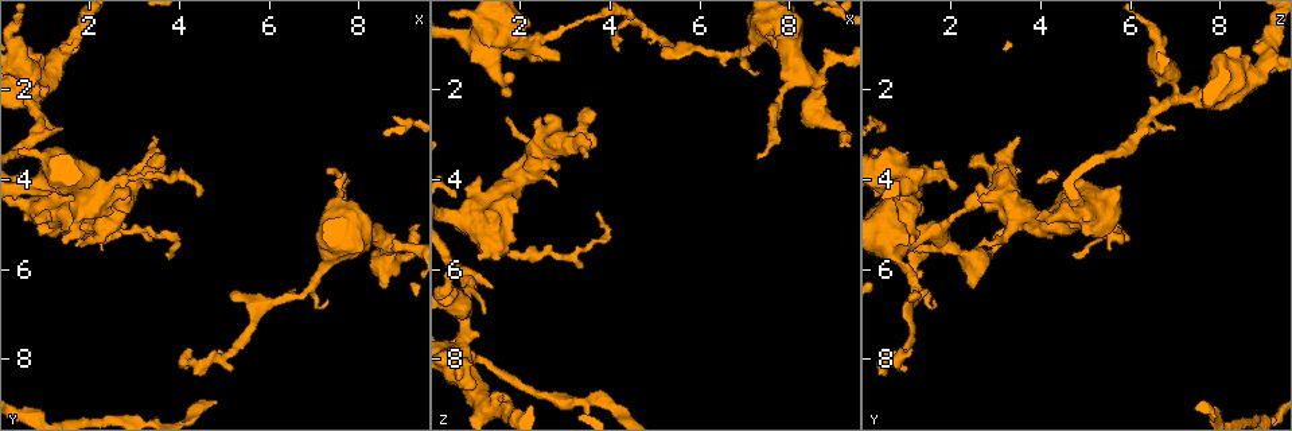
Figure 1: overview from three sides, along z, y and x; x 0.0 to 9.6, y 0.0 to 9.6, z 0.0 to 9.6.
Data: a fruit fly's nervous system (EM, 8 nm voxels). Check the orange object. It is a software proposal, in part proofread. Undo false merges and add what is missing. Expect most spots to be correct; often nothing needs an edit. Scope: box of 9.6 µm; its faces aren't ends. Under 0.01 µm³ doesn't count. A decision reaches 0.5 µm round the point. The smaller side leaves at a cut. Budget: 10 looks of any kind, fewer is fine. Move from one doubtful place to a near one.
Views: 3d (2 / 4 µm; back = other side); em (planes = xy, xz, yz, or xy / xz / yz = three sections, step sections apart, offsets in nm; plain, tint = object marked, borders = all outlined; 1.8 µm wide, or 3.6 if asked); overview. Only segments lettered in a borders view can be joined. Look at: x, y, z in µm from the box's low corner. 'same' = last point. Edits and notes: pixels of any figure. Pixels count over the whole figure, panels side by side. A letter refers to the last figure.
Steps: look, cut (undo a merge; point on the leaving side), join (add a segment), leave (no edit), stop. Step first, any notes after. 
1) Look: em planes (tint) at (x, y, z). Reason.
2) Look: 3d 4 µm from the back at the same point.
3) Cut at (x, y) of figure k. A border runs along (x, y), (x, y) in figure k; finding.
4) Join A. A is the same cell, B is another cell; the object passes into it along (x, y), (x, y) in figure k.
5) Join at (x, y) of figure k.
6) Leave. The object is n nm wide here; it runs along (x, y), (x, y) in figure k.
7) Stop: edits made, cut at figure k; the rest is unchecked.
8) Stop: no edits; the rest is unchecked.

Look: 3d 4 µm at (7.25, 3.80, 3.50). An open end.

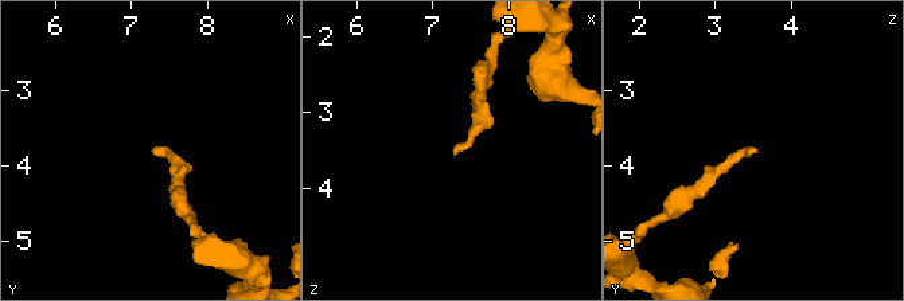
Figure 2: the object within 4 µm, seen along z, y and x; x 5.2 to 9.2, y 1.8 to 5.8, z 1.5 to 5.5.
Look: em planes (borders) at (7.25, 3.80, 3.55). Shape alone is not enough.

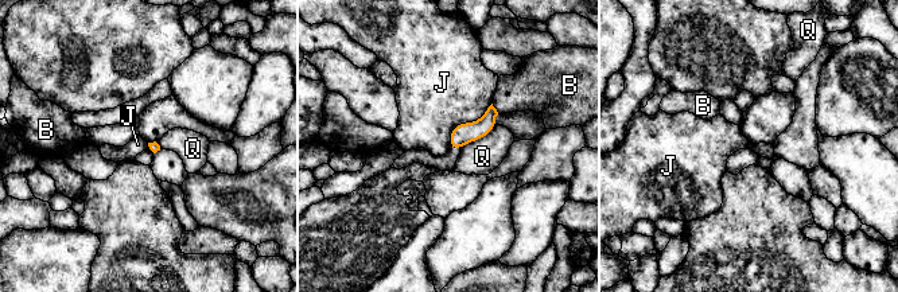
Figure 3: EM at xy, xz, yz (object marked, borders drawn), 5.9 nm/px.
Leave. B, J and Q are other cells; a border runs along (492, 104), (448, 146) in figure 3; none of them fits.

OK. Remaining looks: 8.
Look: 3d 4 µm at (3.25, 3.75, 3.10). Sharp bend.

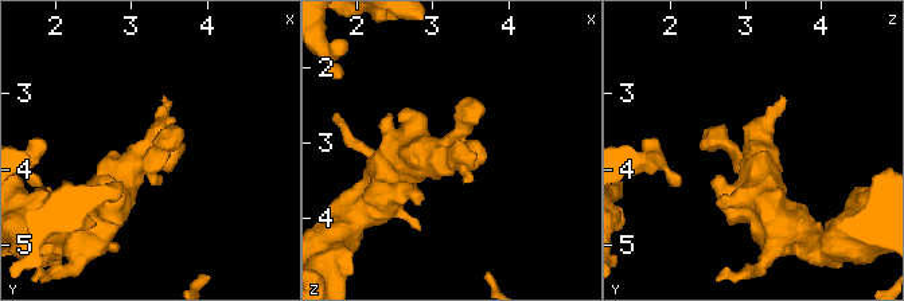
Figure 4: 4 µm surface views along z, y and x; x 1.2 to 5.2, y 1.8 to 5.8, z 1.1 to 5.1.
Look: em planes (tint) at (3.30, 3.75, 3.15).

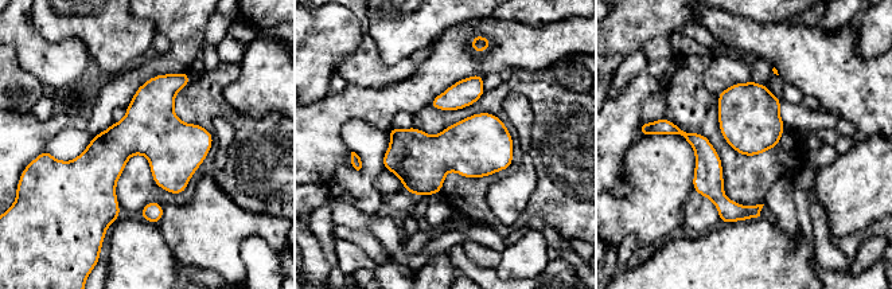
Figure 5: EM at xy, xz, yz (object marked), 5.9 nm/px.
Look: em planes (borders) at the same point.

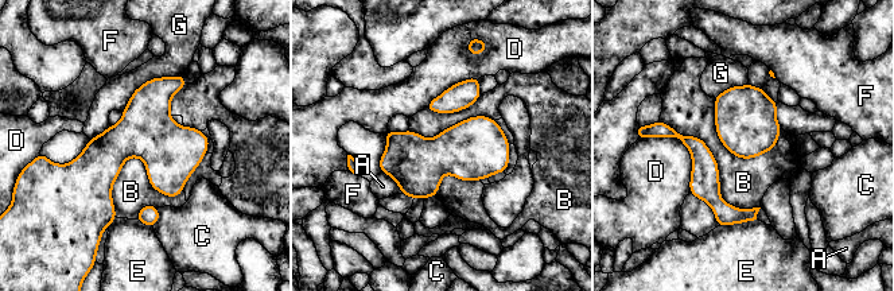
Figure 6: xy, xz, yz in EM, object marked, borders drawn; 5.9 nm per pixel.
Leave. A, B, C, D, E, F and G are other cells; a border runs along (660, 119), (760, 208) in figure 6; one neuron here.

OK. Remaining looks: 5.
Look: em planes (tint) at (2.50, 4.75, 1.35). Branch stops here.

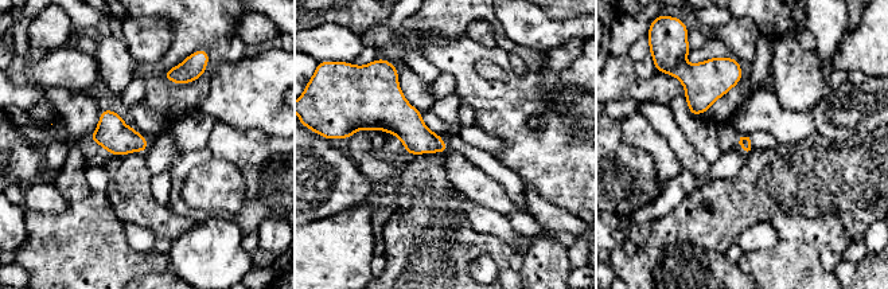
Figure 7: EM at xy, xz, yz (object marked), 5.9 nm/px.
Look: em planes (borders) at the same point.

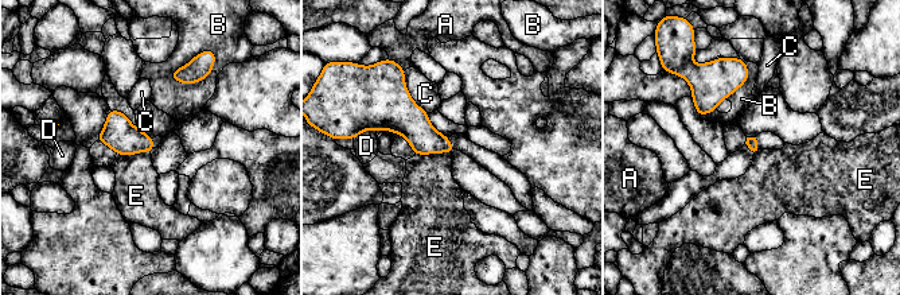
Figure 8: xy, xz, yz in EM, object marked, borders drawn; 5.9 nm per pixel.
Leave. A, B, C, D and E are other cells; a border runs along (451, 152), (417, 154), (415, 156) in figure 8; none of them fits.

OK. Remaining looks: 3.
Look: 3d 4 µm from the back at (1.05, 4.90, 3.85). Thick end.

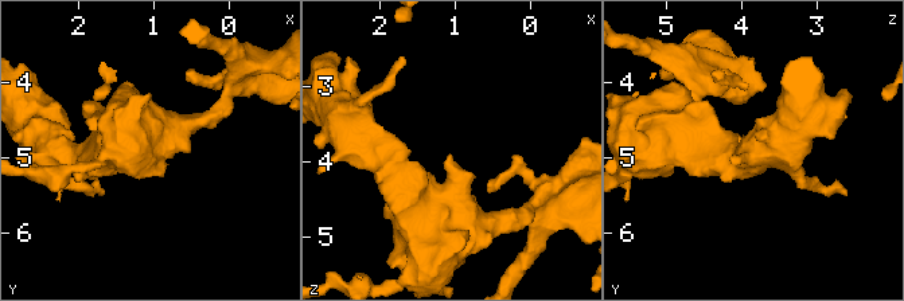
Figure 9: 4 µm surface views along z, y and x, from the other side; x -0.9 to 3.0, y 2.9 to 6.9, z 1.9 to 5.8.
Look: em xy step 16 (borders) at the same point.

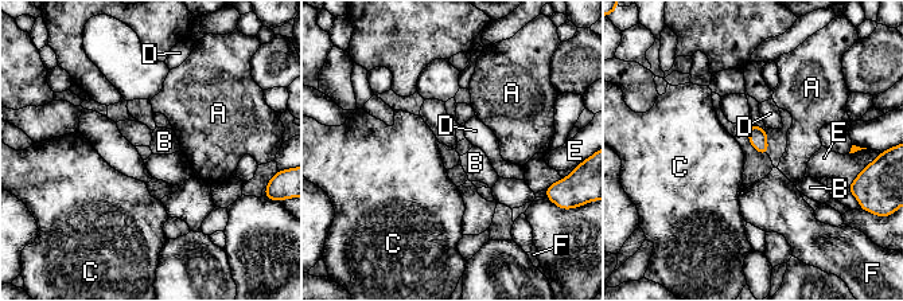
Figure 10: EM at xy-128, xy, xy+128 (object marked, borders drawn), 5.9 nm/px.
Look: em yz step 16 (borders) at the same point.

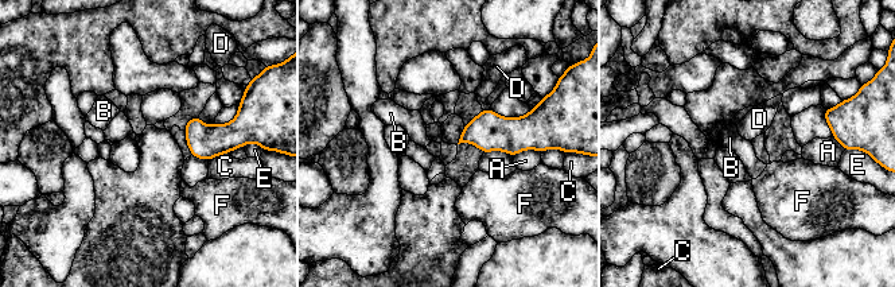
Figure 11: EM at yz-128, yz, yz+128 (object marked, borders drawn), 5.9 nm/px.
Leave. A, B, C, D, E and F are other cells; a border runs along (229, 152), (216, 155), (207, 161) in figure 11; none of them fits.

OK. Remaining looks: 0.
Stop: no edits; the rest is unchecked.

